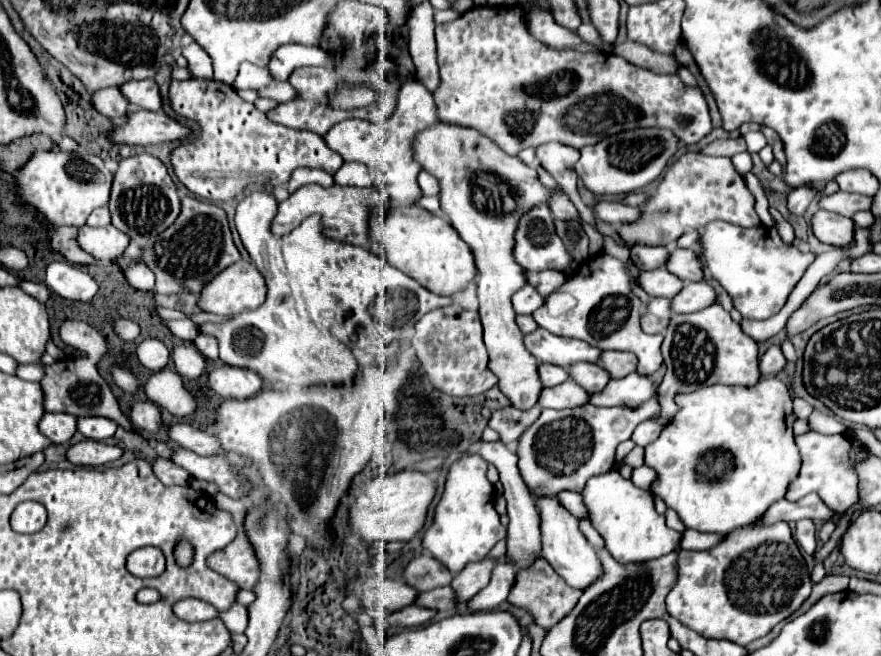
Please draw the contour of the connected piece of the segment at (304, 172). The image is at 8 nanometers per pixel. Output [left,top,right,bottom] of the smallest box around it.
[287,168,333,194]

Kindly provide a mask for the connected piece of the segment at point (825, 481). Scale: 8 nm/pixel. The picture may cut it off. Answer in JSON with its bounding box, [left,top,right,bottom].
[785,432,857,514]

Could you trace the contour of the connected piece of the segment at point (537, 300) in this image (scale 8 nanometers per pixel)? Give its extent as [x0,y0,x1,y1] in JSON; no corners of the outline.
[511,284,543,314]

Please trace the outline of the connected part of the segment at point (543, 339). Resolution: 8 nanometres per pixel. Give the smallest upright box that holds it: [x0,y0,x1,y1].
[525,328,599,366]

